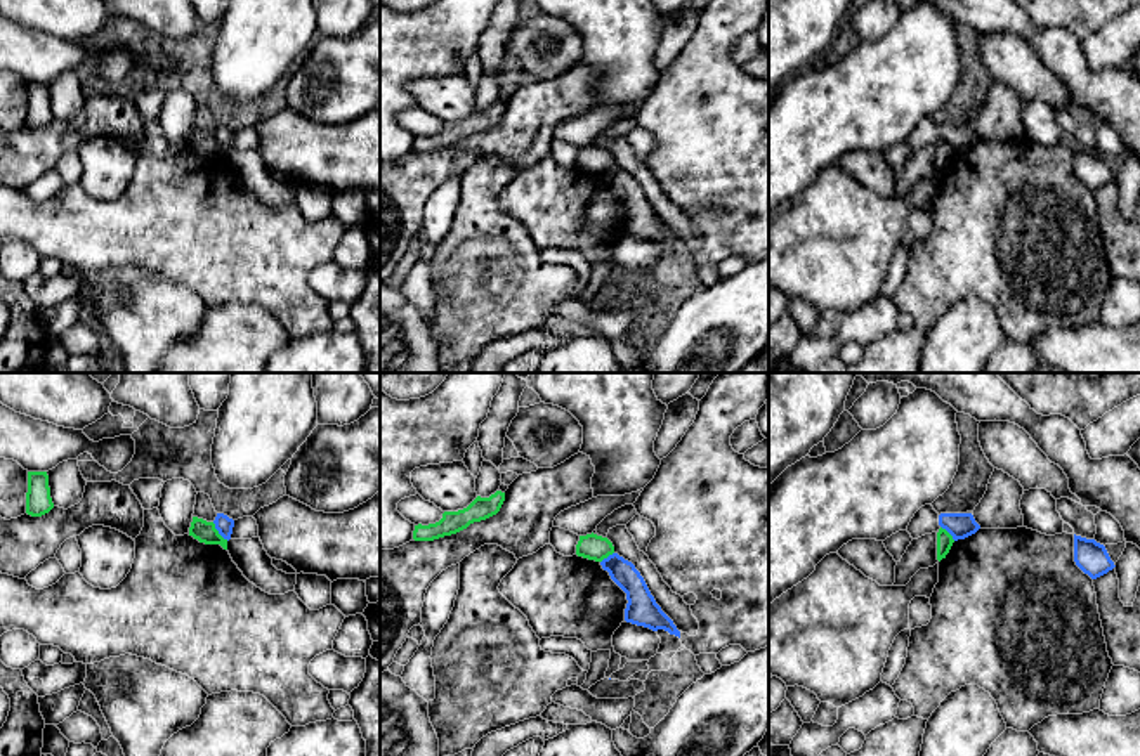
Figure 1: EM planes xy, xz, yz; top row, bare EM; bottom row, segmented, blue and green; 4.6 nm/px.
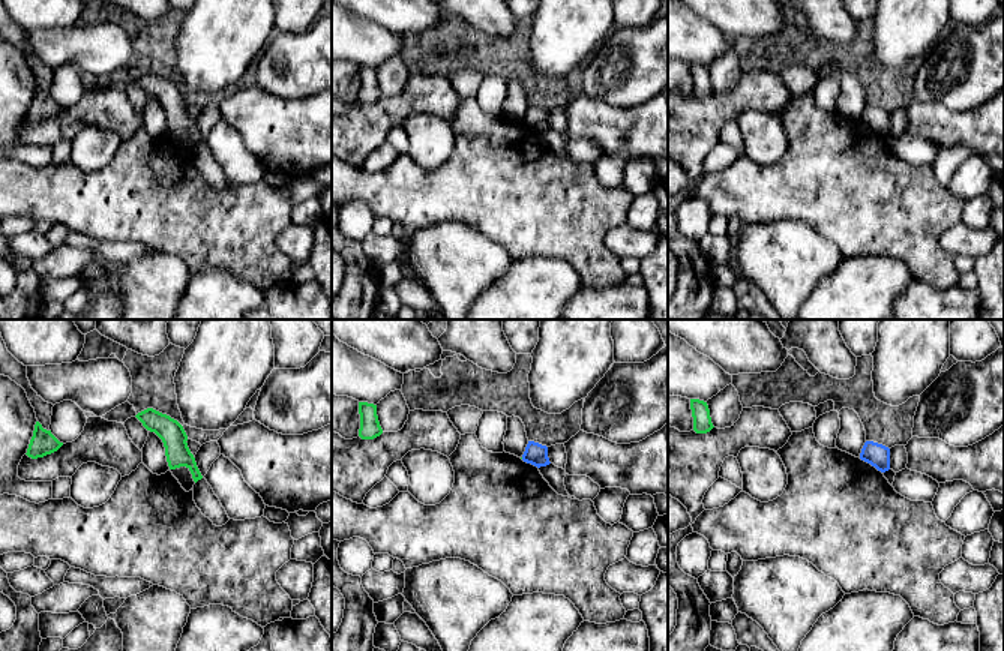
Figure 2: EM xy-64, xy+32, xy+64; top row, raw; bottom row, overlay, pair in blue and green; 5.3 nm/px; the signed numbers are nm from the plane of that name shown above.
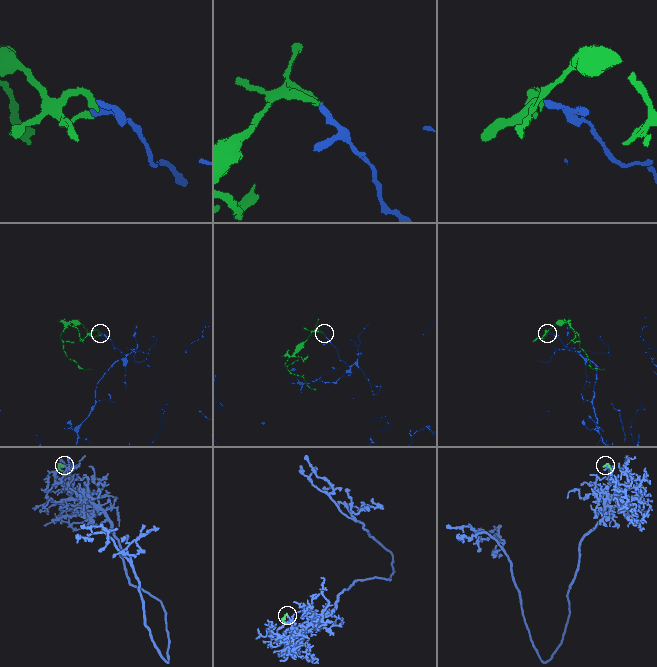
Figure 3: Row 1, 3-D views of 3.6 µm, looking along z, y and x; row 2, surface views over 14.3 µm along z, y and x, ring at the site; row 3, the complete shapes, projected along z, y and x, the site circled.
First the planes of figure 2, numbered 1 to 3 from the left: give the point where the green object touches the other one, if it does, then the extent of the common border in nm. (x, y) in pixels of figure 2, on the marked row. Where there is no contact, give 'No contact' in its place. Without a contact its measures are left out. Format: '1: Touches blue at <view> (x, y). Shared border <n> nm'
1: No contact
2: No contact
3: No contact

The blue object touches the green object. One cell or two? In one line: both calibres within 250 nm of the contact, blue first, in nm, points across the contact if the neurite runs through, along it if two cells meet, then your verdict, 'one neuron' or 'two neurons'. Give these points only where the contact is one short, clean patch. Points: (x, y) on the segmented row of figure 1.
80/100 nm | along xy (212, 522), (228, 540) | two neurons

